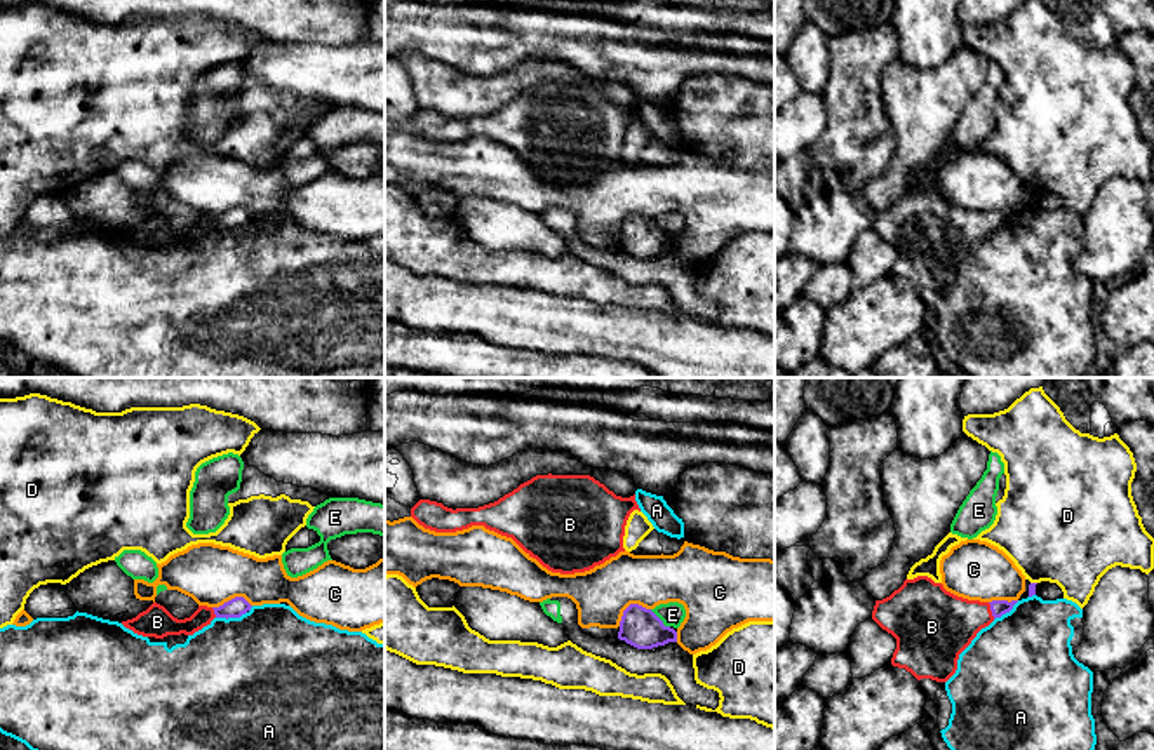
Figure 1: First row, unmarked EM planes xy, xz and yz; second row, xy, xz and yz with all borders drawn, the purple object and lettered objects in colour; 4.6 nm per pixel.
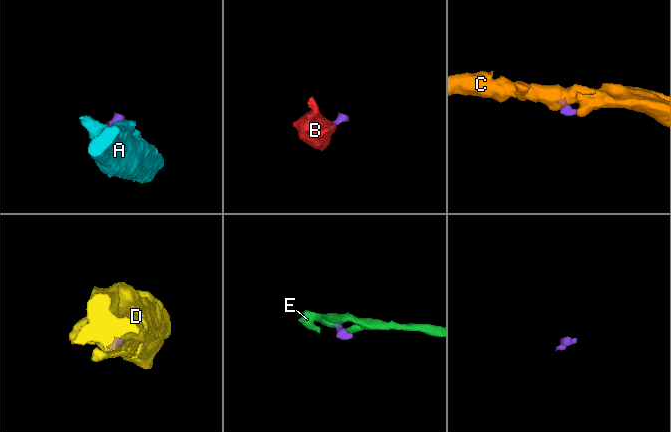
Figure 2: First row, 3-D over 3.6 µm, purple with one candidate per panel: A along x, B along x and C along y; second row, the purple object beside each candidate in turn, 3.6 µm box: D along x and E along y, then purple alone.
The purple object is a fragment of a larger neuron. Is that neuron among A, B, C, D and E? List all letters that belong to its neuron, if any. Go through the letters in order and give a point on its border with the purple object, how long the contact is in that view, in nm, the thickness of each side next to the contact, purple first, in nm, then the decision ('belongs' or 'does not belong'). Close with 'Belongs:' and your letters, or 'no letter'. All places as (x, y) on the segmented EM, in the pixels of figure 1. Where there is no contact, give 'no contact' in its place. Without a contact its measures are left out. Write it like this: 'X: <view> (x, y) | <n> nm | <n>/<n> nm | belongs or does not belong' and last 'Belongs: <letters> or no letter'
A: xy (230, 616) | 150 nm | 90/480 nm | does not belong
B: yz (991, 609) | 90 nm | 70/320 nm | belongs
C: xz (629, 606) | 170 nm | 190/260 nm | does not belong
D: yz (1034, 583) | 30 nm | 30/460 nm | does not belong
E: xz (660, 620) | 130 nm | 190/110 nm | does not belong
Belongs: B

